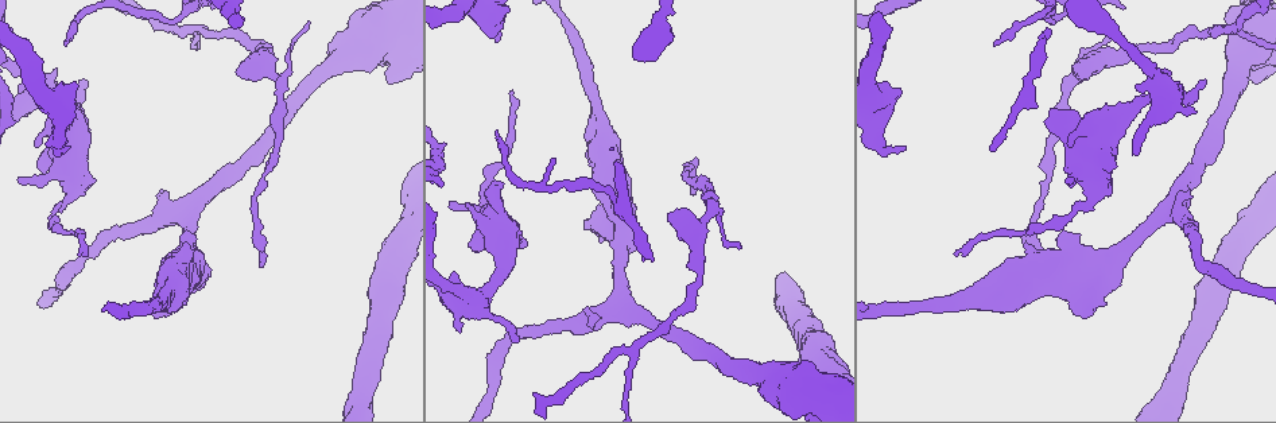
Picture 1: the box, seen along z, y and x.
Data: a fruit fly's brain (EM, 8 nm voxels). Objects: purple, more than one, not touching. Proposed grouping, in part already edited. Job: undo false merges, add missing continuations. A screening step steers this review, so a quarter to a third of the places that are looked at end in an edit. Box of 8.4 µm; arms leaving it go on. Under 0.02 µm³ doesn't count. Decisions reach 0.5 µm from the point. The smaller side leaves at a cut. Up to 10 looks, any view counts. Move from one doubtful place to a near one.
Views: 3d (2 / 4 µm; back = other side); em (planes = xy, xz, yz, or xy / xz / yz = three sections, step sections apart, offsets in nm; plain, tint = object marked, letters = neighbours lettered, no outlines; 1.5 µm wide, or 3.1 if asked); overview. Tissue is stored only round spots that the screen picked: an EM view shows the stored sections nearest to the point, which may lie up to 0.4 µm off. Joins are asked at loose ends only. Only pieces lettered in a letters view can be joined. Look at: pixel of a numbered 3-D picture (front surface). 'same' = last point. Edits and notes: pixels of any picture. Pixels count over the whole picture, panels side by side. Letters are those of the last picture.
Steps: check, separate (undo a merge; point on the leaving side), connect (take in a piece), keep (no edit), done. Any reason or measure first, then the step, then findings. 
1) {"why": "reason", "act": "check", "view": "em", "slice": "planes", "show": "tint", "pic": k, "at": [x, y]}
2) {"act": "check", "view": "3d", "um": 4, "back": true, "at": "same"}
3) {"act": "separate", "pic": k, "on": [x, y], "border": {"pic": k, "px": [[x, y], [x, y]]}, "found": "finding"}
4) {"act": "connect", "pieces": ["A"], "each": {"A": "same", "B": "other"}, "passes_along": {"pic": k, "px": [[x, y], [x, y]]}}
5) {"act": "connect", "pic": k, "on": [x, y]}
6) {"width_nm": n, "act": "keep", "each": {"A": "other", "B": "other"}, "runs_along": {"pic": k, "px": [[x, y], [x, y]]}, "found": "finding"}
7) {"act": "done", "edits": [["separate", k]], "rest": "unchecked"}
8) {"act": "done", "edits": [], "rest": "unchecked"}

{"act": "check", "view": "em", "slice": "planes", "show": "tint", "pic": 1, "at": [1190, 195]}

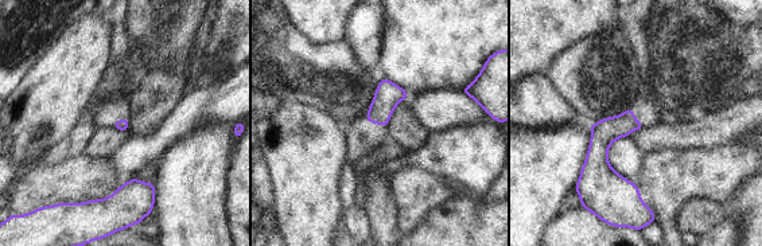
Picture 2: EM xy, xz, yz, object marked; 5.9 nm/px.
{"act": "check", "view": "em", "slice": "planes", "show": "letters", "at": "same"}

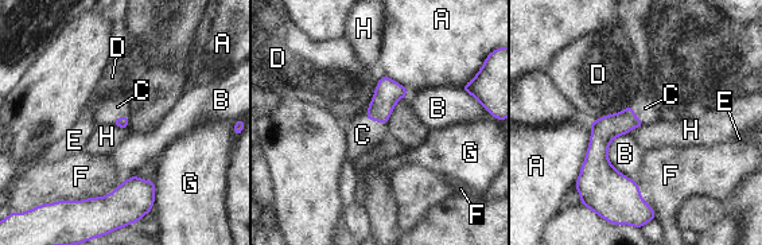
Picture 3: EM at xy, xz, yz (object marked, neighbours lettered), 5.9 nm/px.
{"act": "connect", "pieces": ["C"], "each": {"A": "other", "B": "other", "C": "same", "D": "other", "E": "other", "F": "other", "G": "other", "H": "other"}, "found": "the neuron continues"}

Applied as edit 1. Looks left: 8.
{"why": "branch stops here", "act": "check", "view": "em", "slice": "planes", "show": "plain", "pic": 1, "at": [66, 46]}

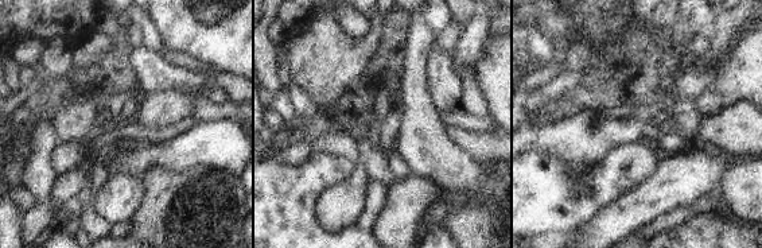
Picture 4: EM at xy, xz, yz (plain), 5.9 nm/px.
{"act": "check", "view": "em", "slice": "planes", "show": "letters", "at": "same"}

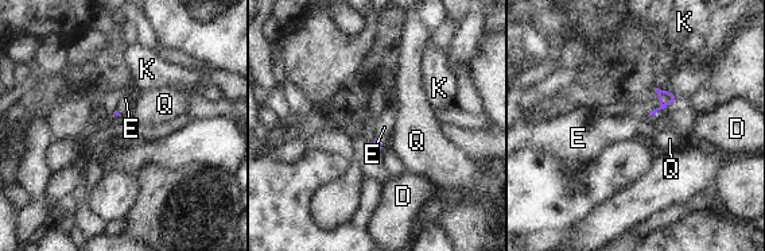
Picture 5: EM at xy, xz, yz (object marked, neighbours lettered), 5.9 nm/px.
{"act": "connect", "pieces": ["E"], "each": {"D": "other", "E": "same", "K": "other", "Q": "other"}, "passes_along": {"pic": 5, "px": [[664, 97], [660, 105], [624, 126]]}, "found": "the neuron continues"}

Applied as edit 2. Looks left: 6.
{"why": "calibre changes", "act": "check", "view": "3d", "um": 4, "pic": 1, "at": [1075, 212]}

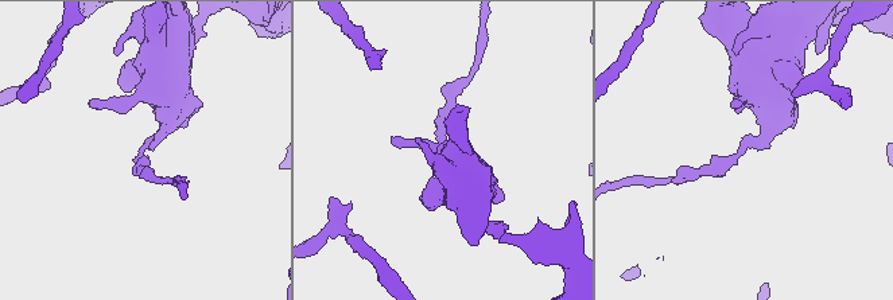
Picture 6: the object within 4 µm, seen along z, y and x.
{"why": "now the EM", "act": "check", "view": "em", "slice": "planes", "show": "letters", "pic": 6, "at": [739, 149]}

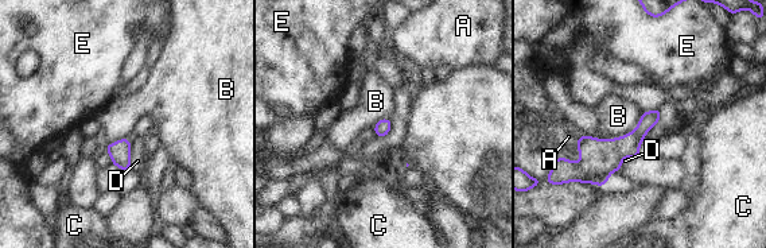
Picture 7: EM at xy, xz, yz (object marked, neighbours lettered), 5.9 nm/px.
{"act": "keep", "each": {"A": "other", "B": "other", "C": "other", "D": "other", "E": "other"}, "runs_along": {"pic": 7, "px": [[657, 113], [594, 166], [574, 166]]}, "found": "all the same neuron"}

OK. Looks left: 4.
{"why": "tapers out", "act": "check", "view": "3d", "um": 2, "pic": 1, "at": [510, 90]}

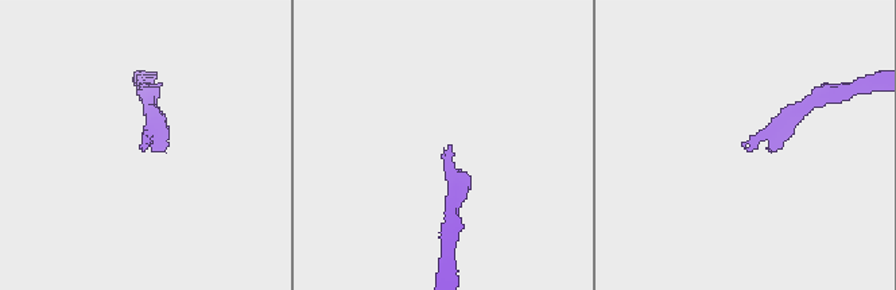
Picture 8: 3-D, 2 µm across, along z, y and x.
{"act": "check", "view": "em", "slice": "planes", "show": "letters", "pic": 8, "at": [140, 147]}

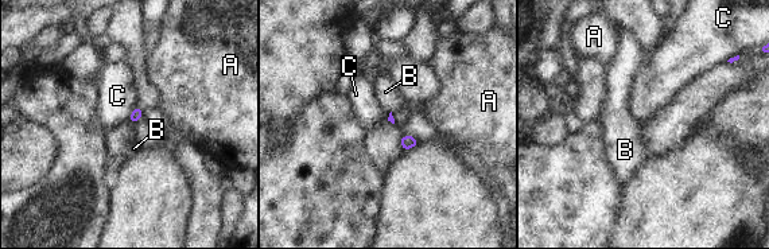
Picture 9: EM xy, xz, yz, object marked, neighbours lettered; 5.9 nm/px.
{"act": "keep", "each": {"A": "other", "B": "other", "C": "other"}, "found": "none of them fits"}

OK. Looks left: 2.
{"act": "done", "edits": [["connect", 3], ["connect", 5]], "rest": "unchecked"}

